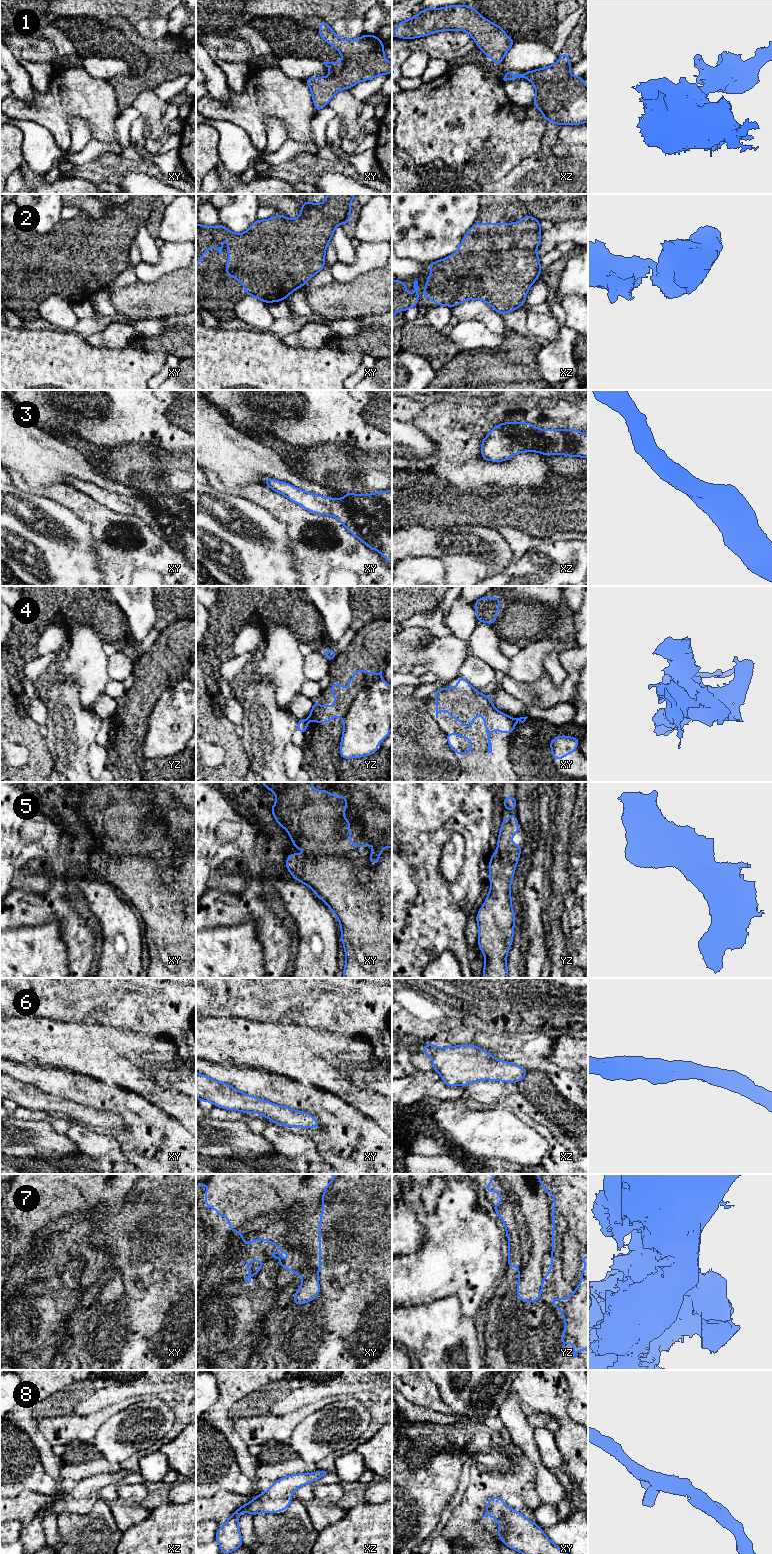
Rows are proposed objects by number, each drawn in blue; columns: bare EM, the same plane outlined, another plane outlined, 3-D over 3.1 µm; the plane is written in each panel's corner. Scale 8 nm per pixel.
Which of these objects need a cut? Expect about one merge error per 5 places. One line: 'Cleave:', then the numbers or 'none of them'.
Cleave: 4

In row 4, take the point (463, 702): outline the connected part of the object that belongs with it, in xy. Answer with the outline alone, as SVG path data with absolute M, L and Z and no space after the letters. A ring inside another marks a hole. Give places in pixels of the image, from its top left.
M458 677L458 684L453 688L442 688L434 692L436 697L436 718L442 711L448 711L450 718L459 719L461 725L469 728L473 725L474 716L482 715L488 736L488 752L492 753L492 743L490 740L491 733L497 728L499 733L513 733L515 730L515 721L507 714L496 710L492 704L490 696L478 692L464 677Z

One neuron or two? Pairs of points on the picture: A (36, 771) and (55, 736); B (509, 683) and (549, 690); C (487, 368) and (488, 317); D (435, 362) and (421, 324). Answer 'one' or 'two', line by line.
A: two
B: two
C: two
D: one

